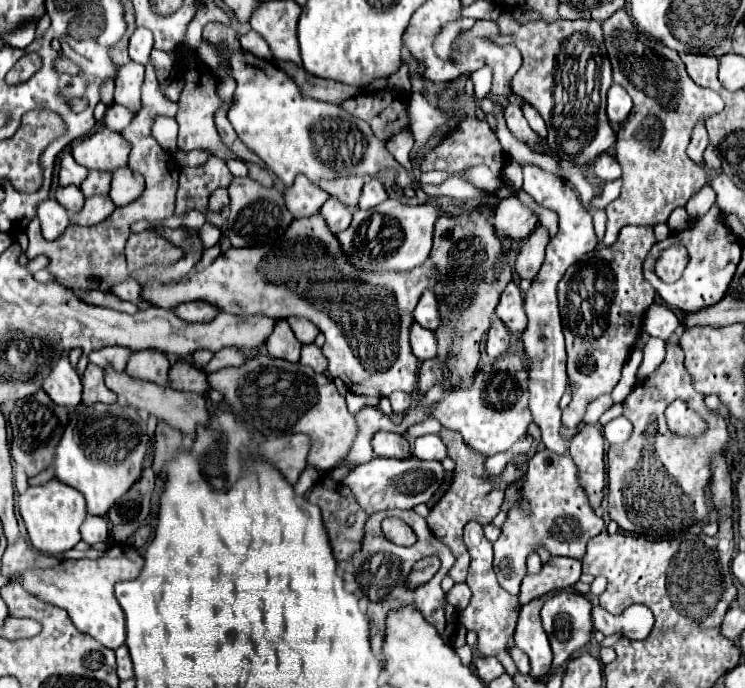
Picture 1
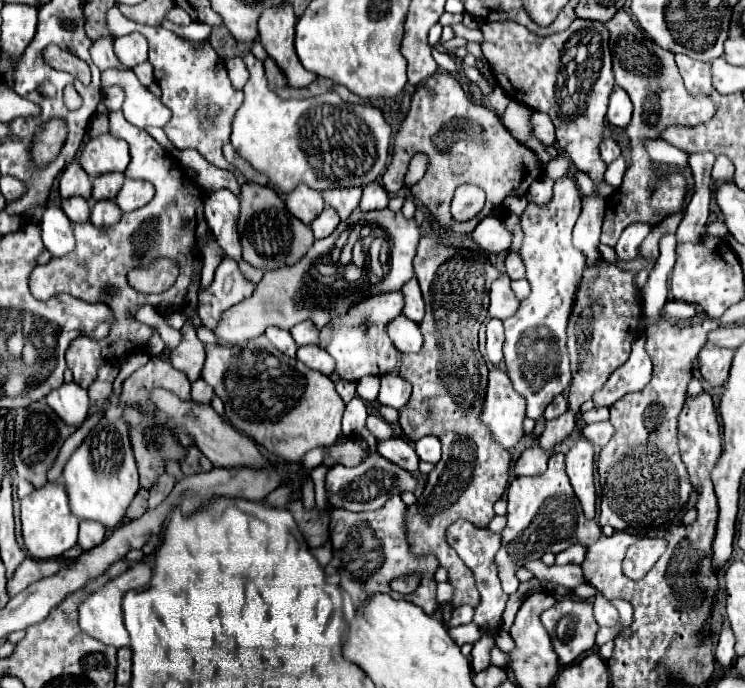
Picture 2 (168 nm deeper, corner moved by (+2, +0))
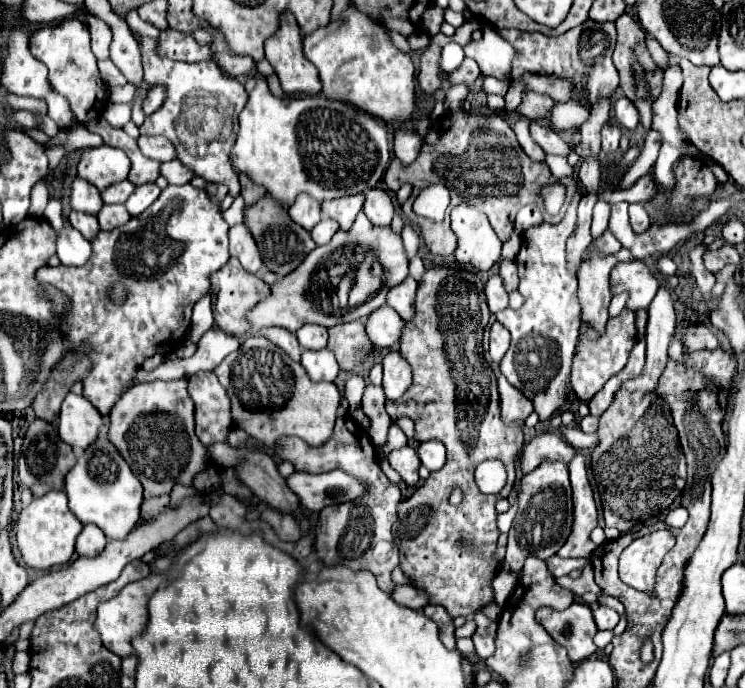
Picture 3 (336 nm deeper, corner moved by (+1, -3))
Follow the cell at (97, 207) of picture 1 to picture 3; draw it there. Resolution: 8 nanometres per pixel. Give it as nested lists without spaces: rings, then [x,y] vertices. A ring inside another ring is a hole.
[[[105,204],[105,206],[99,210],[97,218],[99,218],[101,230],[113,230],[113,228],[117,228],[117,226],[127,224],[131,216],[129,216],[129,212],[127,212],[127,208],[125,208],[123,204]]]

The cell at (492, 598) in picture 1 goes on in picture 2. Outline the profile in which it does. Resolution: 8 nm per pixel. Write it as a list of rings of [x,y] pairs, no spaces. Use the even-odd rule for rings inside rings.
[[[458,519],[456,523],[452,523],[446,531],[446,539],[450,543],[450,547],[460,555],[460,559],[472,569],[474,577],[476,577],[476,587],[480,591],[480,605],[476,607],[476,615],[474,615],[474,623],[486,631],[486,633],[496,633],[502,625],[502,613],[508,601],[508,595],[502,591],[500,587],[500,579],[498,579],[498,569],[494,563],[494,557],[502,545],[502,537],[498,533],[492,533],[488,529],[480,529],[474,527],[470,521],[466,519]]]

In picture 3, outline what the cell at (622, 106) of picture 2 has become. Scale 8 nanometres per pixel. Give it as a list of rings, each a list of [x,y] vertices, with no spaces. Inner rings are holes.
[[[619,96],[613,104],[613,116],[615,120],[627,128],[627,130],[635,130],[637,124],[639,124],[639,112],[635,110],[635,106],[631,102],[627,102],[627,98]]]

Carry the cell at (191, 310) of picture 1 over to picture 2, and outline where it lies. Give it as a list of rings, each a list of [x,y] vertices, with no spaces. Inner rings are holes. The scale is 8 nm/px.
[[[224,257],[216,269],[212,285],[202,289],[198,295],[198,315],[202,323],[208,329],[216,329],[222,313],[250,297],[254,289],[256,285],[240,273],[238,263],[230,257]]]

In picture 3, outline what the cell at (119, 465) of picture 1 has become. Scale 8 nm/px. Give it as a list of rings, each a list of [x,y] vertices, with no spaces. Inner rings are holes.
[[[99,436],[77,458],[75,466],[65,476],[65,492],[69,496],[69,510],[81,524],[99,526],[107,538],[123,540],[139,522],[143,486],[107,436]]]

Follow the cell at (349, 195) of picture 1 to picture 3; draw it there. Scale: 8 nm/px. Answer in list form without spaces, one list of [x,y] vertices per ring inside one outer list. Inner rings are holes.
[[[355,194],[355,196],[347,196],[347,198],[335,198],[335,200],[327,200],[323,202],[321,210],[337,220],[341,224],[343,230],[349,230],[351,224],[355,222],[355,216],[361,212],[363,208],[363,202],[365,202],[365,196],[363,194]]]

